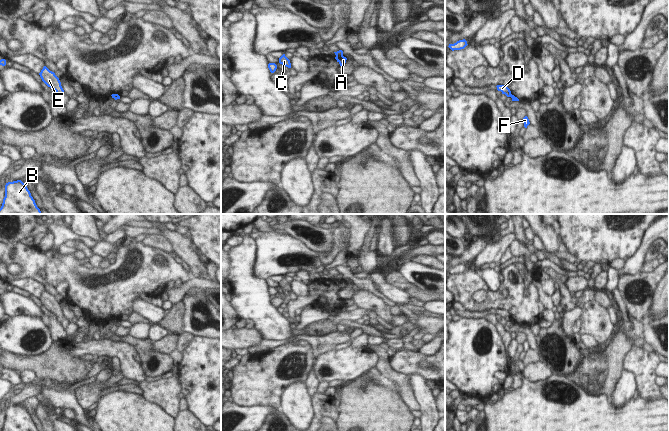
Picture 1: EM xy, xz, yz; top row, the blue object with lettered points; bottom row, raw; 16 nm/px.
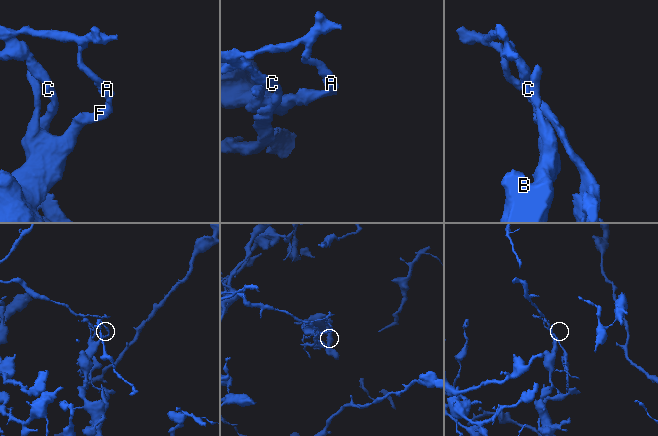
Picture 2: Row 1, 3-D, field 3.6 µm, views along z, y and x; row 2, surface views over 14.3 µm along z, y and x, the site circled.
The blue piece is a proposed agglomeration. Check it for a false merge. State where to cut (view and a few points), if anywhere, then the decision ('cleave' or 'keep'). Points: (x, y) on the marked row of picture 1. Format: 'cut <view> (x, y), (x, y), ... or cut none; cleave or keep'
cut xz (336, 55), (342, 56); cleave

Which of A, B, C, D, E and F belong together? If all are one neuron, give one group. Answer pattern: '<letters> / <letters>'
A B F / C D E

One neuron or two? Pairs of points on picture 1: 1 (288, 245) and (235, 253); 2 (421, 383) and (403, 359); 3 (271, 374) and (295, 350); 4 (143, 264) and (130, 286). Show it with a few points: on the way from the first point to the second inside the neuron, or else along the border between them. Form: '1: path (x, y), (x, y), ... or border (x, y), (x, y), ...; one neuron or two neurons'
1: border (255, 240), (256, 259), (253, 273); two neurons
2: border (409, 375), (420, 374), (427, 380); two neurons
3: path (277, 367), (281, 359), (288, 354); one neuron
4: path (138, 269), (130, 281); one neuron

